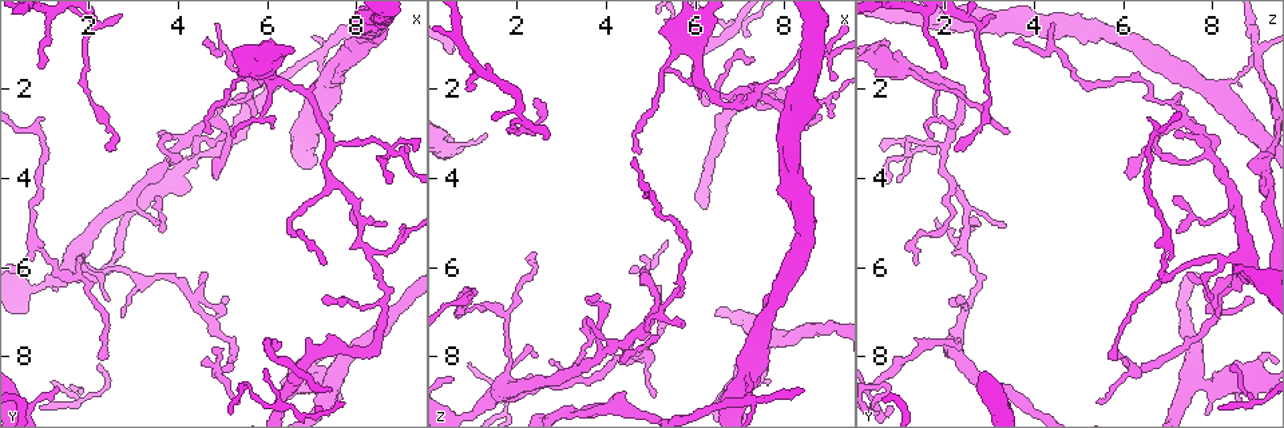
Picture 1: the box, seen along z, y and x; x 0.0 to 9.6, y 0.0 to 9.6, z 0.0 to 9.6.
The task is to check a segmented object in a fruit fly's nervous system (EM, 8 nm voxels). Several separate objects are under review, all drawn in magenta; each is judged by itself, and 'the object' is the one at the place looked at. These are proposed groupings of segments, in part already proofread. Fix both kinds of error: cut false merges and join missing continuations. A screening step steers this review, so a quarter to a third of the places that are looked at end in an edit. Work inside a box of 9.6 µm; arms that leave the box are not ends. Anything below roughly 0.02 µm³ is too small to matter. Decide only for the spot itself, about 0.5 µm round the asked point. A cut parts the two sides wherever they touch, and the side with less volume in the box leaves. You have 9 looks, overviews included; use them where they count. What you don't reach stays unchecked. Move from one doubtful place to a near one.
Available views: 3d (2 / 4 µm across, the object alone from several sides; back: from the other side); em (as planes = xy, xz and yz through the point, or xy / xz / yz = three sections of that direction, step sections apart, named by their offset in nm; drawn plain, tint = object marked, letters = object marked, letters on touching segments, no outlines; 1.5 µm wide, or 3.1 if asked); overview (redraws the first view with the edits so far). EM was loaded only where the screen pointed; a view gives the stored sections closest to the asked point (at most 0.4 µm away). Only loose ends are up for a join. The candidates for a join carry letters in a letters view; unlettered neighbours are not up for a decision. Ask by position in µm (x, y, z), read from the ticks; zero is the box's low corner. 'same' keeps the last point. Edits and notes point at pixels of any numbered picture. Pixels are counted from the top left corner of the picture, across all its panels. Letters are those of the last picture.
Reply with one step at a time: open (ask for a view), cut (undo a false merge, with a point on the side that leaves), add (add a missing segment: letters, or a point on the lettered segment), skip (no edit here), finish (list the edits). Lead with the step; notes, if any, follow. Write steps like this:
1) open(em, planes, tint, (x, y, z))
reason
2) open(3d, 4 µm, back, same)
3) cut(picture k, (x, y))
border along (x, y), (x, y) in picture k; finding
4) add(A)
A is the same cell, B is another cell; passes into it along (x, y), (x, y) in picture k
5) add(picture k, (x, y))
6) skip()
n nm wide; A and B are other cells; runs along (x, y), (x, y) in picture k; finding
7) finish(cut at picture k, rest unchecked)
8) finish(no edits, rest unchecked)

open(em, planes, plain, (4.60, 8.10, 6.00))
an open end

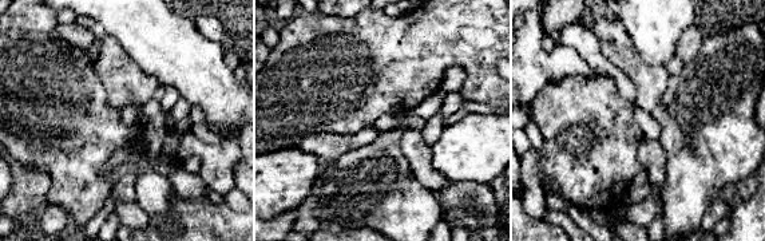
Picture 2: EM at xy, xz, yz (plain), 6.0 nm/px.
open(em, planes, letters, same)

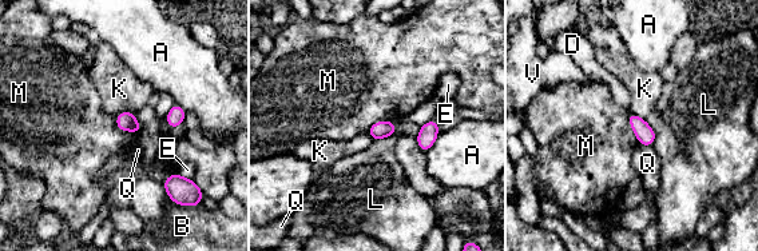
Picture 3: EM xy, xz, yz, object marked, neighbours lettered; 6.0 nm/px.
skip()
A, B, D, E, K, L, M, Q and V are other cells; border along (628, 111), (628, 124), (641, 144) in picture 3; none of them fits

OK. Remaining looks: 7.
open(3d, 2 µm, (4.55, 6.20, 7.40))
free end

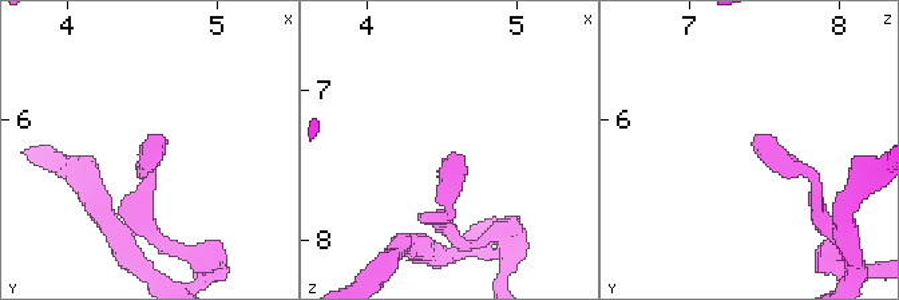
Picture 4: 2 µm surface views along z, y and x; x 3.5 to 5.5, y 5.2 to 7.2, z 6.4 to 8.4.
open(em, planes, letters, (4.58, 6.18, 7.40))

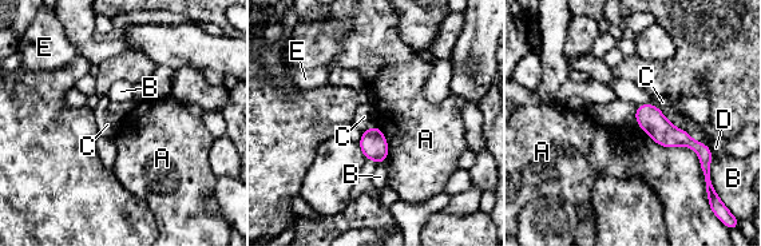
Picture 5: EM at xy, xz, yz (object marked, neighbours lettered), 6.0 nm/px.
skip()
A, B, C, D and E are other cells; runs along (639, 110), (702, 158) in picture 5; none of them fits

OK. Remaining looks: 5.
open(em, xz, step 4, letters, (7.20, 1.40, 8.95))
sharp bend

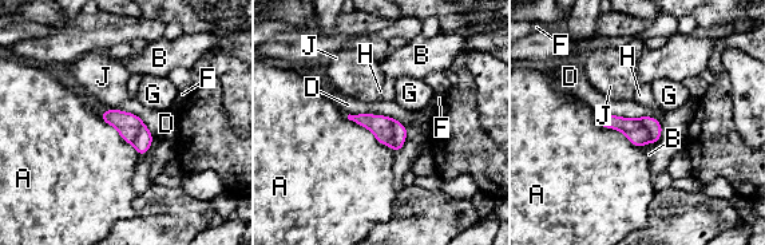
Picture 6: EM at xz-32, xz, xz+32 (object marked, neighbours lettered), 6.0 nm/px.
cut(picture 6, (381, 126))
A, B, D, F, G, H and J are other cells; border along (393, 119), (389, 145) in picture 6; two neurons meet here

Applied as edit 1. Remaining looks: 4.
open(overview)
see it whole again

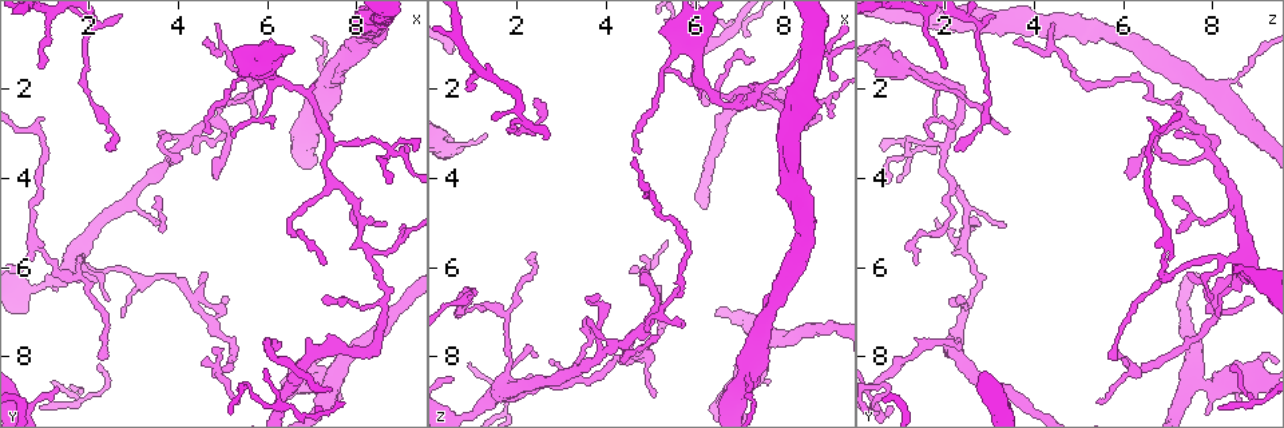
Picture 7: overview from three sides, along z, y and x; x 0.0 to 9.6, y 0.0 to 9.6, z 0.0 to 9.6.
open(em, planes, tint, (8.65, 6.75, 2.65))
sharp bend

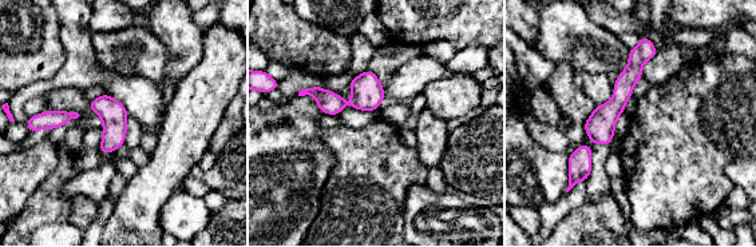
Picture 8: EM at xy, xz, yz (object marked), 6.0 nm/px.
open(em, planes, letters, same)

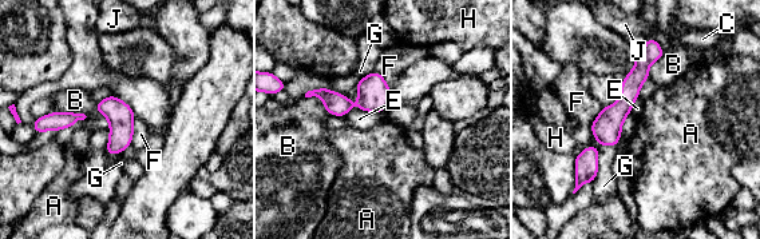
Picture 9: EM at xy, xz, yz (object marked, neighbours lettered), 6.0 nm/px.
skip()
110 nm wide; G touches over 220 nm; A, B, C, E, F, G, H and J are other cells; all the same neuron

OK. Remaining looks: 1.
finish(cut at picture 6, rest unchecked)

